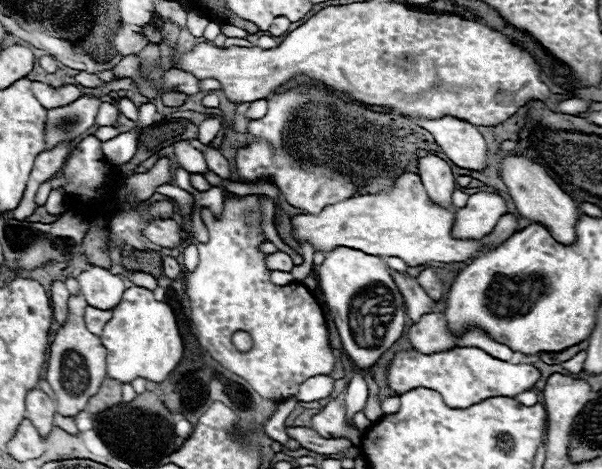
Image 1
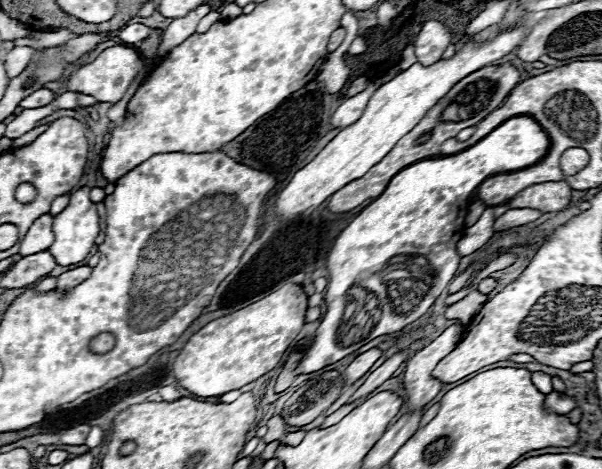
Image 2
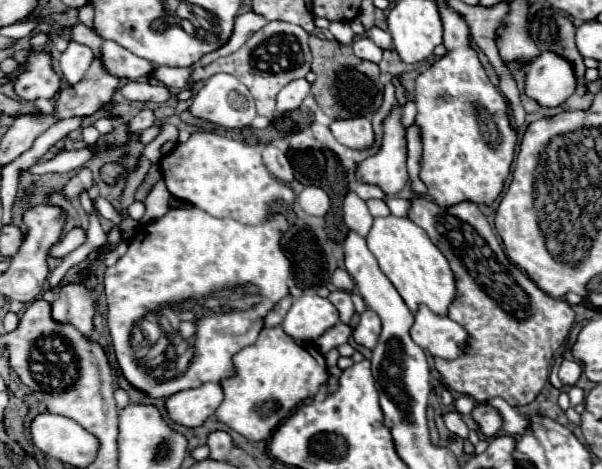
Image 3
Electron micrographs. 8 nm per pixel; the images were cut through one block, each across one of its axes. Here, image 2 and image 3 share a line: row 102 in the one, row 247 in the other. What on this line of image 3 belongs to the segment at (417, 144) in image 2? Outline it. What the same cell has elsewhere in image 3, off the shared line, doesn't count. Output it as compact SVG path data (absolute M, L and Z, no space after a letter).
M414 196L410 198L408 220L426 230L428 238L432 238L432 242L448 258L452 274L456 274L456 302L448 306L446 316L464 326L468 342L460 346L462 354L454 360L434 358L434 368L440 374L442 382L450 390L468 394L478 402L486 402L488 398L500 396L514 408L530 404L548 382L550 358L564 344L570 326L574 324L572 310L562 310L562 304L566 302L550 298L522 270L512 266L512 262L504 256L494 228L486 222L486 216L474 202L458 202L450 208L440 208L430 198L426 200L426 196Z

